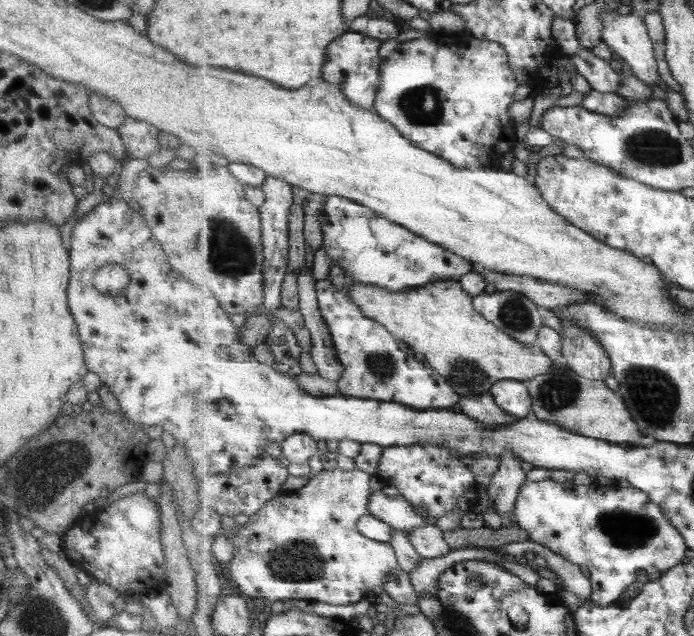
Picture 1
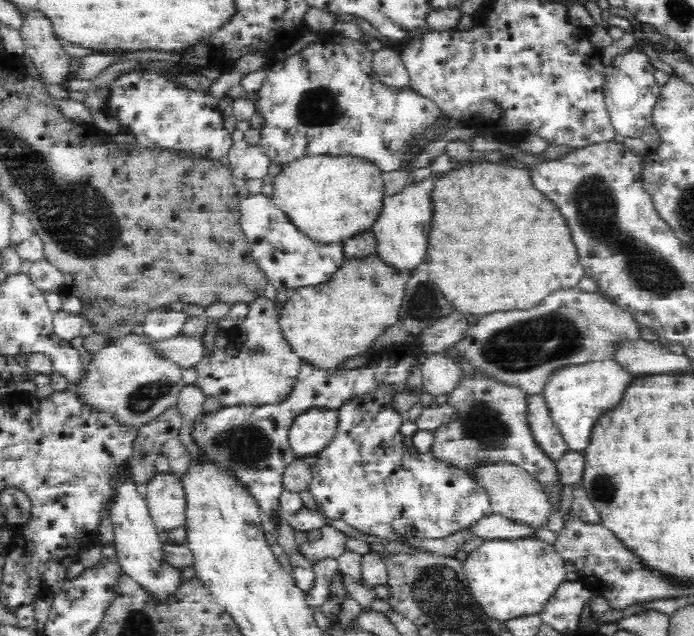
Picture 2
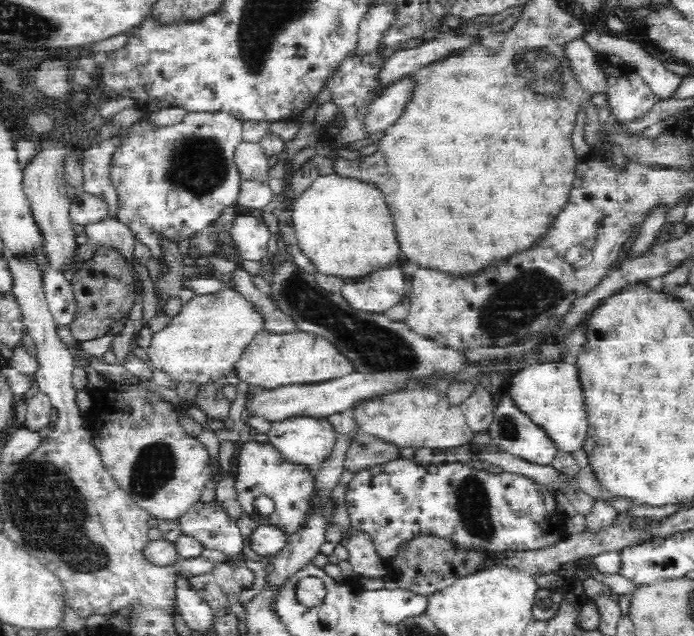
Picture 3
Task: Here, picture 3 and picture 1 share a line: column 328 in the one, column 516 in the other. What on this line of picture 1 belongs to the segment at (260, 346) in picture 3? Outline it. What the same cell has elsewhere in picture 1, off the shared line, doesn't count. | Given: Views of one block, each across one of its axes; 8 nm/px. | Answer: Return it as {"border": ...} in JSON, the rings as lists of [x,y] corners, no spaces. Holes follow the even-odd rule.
{"border":[[[345,279],[348,284],[348,295],[355,304],[362,308],[362,312],[373,320],[379,321],[393,336],[406,343],[412,352],[422,353],[426,362],[441,376],[445,376],[453,385],[455,392],[462,397],[489,393],[491,387],[500,380],[520,380],[529,382],[536,376],[547,374],[555,362],[543,349],[535,344],[523,344],[509,334],[505,334],[495,324],[489,322],[474,305],[474,297],[469,296],[459,280],[441,279],[423,286],[413,287],[403,292],[365,284]]]}

